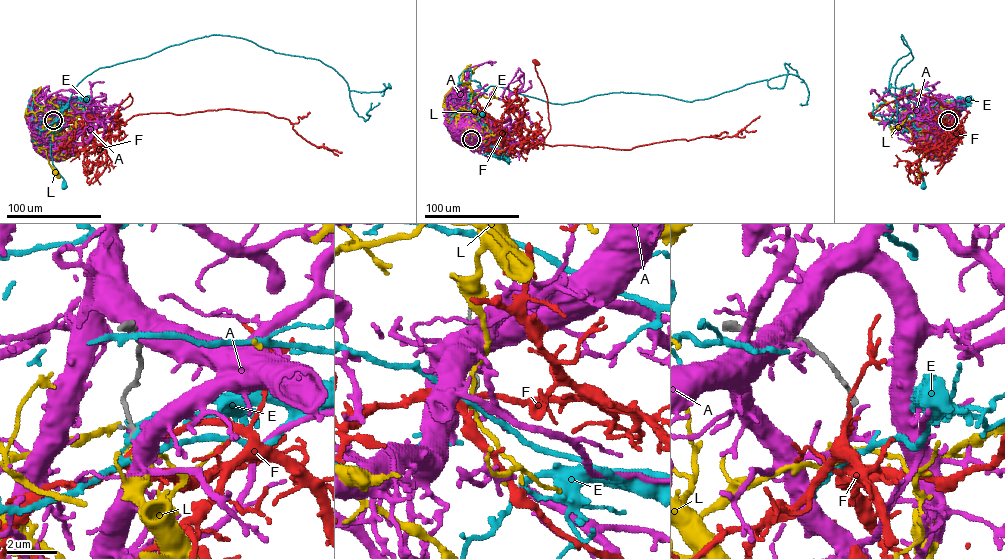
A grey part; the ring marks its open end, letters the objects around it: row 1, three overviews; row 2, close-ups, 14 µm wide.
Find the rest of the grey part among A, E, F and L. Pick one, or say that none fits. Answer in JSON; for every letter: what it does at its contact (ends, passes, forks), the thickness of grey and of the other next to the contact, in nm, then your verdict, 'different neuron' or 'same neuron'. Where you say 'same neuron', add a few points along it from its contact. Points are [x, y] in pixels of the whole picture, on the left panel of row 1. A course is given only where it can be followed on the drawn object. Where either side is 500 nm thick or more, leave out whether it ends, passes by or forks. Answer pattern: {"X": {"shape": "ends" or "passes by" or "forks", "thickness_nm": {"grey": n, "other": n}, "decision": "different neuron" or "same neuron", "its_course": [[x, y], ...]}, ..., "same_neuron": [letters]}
{"A": {"shape": "passes by", "thickness_nm": {"grey": 220, "other": 100}, "decision": "different neuron"}, "E": {"shape": "ends", "thickness_nm": {"grey": 220, "other": 140}, "decision": "different neuron"}, "F": {"shape": "passes by", "thickness_nm": {"grey": 220, "other": 220}, "decision": "same neuron", "its_course": [[53, 120], [65, 126], [79, 126], [92, 138], [109, 128], [118, 113], [131, 103], [129, 93], [118, 114]]}, "L": {"shape": "passes by", "thickness_nm": {"grey": 200, "other": 150}, "decision": "different neuron"}, "same_neuron": ["F"]}

